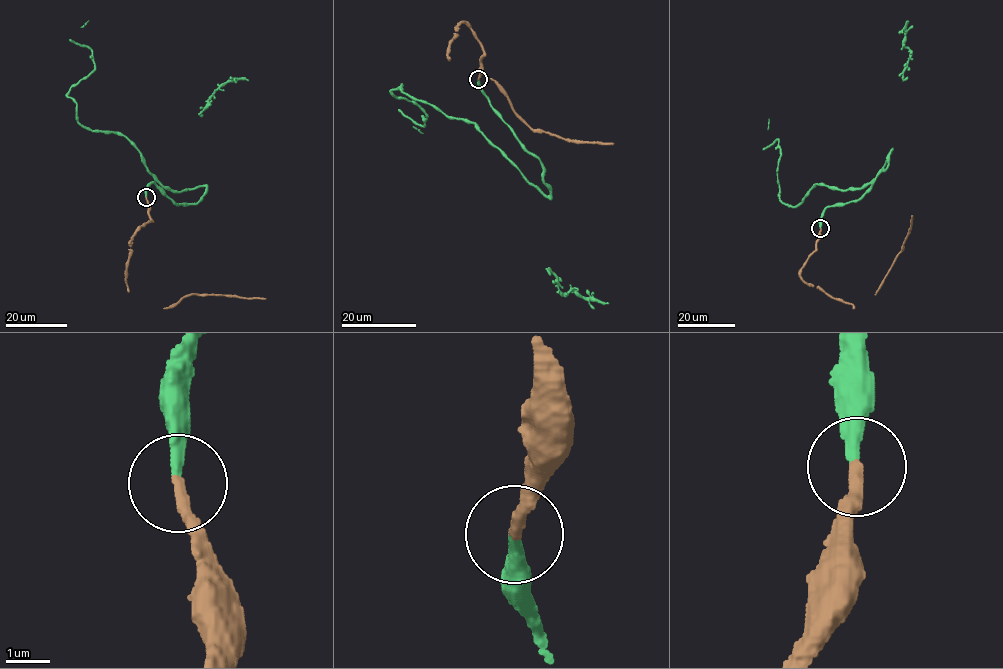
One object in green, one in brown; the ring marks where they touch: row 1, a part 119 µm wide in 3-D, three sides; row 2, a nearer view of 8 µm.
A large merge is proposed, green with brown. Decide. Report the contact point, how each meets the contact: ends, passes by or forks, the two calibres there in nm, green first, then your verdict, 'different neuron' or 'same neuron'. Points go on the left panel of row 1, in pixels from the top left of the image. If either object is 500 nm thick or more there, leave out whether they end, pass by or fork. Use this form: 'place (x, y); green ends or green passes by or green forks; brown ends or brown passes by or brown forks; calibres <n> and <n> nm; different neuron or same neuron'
place (146, 197); green ends; brown ends; calibres 280 and 280 nm; same neuron

